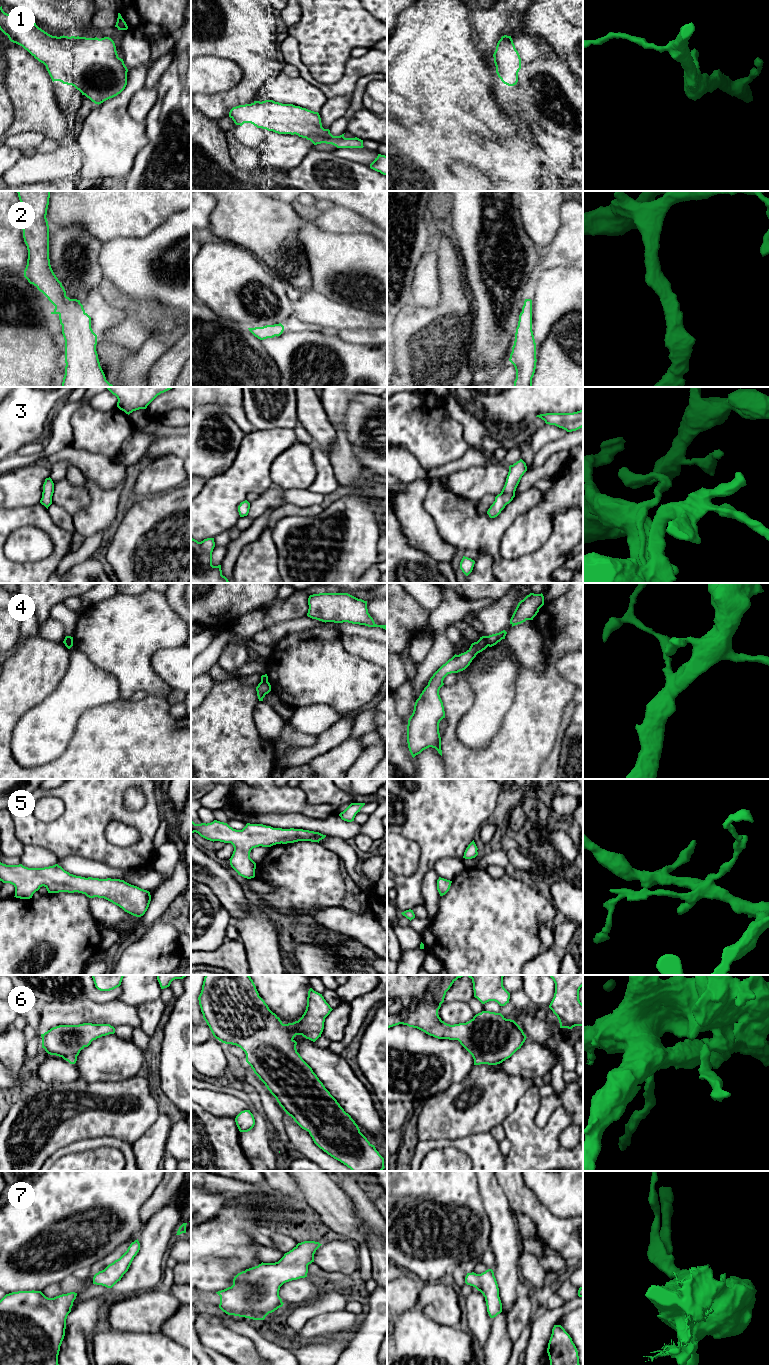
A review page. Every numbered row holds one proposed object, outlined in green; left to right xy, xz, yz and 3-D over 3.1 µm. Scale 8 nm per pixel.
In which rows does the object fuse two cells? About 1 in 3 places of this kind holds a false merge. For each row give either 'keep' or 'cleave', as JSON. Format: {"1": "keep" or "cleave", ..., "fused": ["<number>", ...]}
{"1": "keep", "2": "keep", "3": "cleave", "4": "cleave", "5": "keep", "6": "keep", "7": "keep", "fused": ["3", "4"]}

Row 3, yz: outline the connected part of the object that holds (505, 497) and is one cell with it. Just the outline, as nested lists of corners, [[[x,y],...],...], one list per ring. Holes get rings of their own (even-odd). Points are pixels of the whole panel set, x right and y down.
[[[503,487],[501,493],[495,497],[495,501],[487,511],[490,518],[495,518],[501,513],[505,506],[515,497],[515,491],[516,489],[506,490],[505,487]]]

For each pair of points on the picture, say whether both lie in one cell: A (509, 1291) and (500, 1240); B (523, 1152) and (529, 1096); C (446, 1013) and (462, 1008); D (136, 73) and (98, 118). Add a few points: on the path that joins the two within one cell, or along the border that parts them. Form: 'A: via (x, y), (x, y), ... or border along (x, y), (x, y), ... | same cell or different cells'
A: via (507, 1278), (506, 1253) | same cell
B: via (523, 1138), (523, 1116), (526, 1110) | same cell
C: via (450, 1011), (458, 1011) | same cell
D: via (133, 85), (110, 110) | same cell

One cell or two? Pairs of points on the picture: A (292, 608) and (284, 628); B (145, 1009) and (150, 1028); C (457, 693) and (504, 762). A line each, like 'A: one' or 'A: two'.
A: two
B: one
C: one

